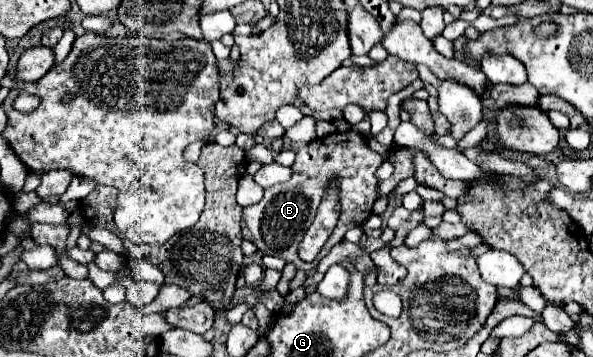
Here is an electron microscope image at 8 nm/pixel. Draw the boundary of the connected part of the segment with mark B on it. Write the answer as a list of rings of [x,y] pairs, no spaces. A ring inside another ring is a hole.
[[[335,132],[331,136],[317,138],[301,146],[297,150],[295,164],[291,166],[293,170],[291,178],[279,186],[267,188],[261,202],[243,208],[243,220],[241,220],[243,238],[251,240],[263,254],[279,256],[285,262],[291,262],[295,264],[295,268],[305,270],[305,272],[314,271],[319,260],[335,244],[343,240],[343,234],[353,226],[361,226],[367,220],[367,216],[373,212],[373,202],[377,200],[377,184],[379,184],[375,178],[375,170],[381,166],[381,162],[383,162],[383,156],[373,152],[367,146],[365,138],[357,132]],[[331,176],[339,176],[339,184],[341,184],[341,206],[343,208],[341,208],[339,224],[335,232],[329,236],[329,240],[325,242],[316,260],[303,262],[297,256],[297,246],[303,240],[303,234],[307,232],[307,228],[311,226],[317,214],[317,206],[323,198],[324,189],[327,188]]]

